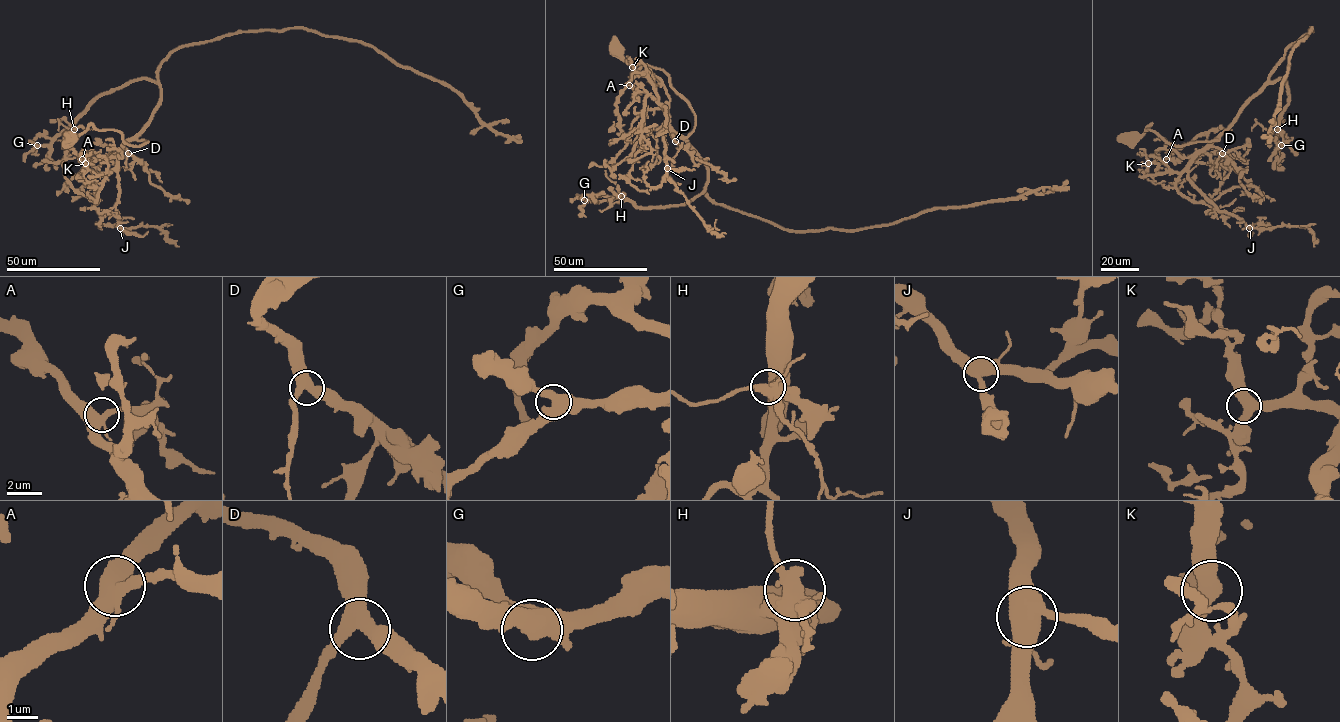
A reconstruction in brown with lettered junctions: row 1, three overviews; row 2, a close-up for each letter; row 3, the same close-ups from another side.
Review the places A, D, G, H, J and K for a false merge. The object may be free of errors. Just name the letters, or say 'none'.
H

